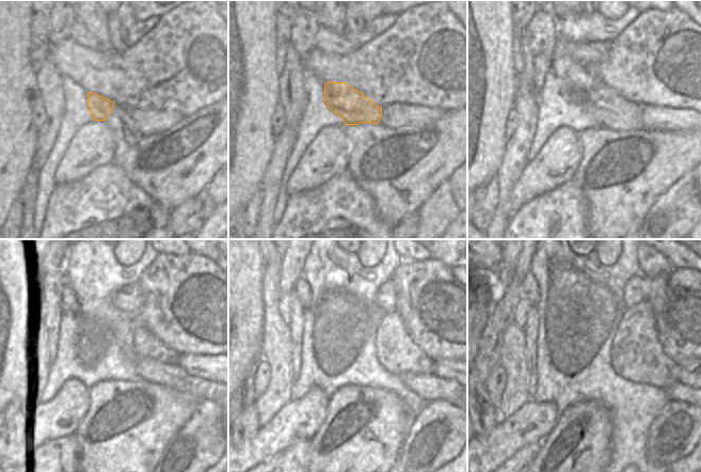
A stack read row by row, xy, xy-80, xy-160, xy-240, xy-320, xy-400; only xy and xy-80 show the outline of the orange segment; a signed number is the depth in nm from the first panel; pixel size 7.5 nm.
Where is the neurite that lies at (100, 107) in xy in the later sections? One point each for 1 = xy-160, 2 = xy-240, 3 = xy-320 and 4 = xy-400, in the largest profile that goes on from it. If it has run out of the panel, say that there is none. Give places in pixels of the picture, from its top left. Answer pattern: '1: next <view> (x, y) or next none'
1: next xy-160 (609, 109)
2: next xy-240 (173, 376)
3: next xy-320 (429, 388)
4: next xy-400 (678, 391)

